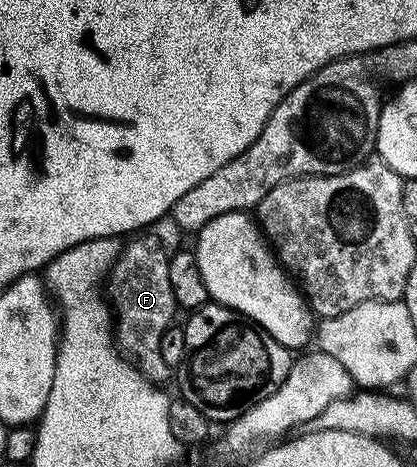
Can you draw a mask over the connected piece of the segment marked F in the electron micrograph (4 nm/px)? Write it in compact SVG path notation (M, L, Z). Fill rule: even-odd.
M143 237L132 238L130 241L127 241L132 241L132 243L124 242L122 244L119 256L116 257L111 270L107 272L107 278L105 280L105 295L109 300L109 306L113 312L113 334L115 337L115 346L119 348L120 352L122 352L130 362L135 364L135 368L138 369L142 375L151 380L152 384L163 385L163 382L165 382L170 375L172 378L173 371L172 368L165 365L165 361L161 358L161 349L159 348L161 345L161 333L165 333L165 329L176 322L175 311L177 312L177 304L173 297L173 285L169 285L169 251L164 244L160 243L159 240L154 237L148 237L148 239L139 238Z

